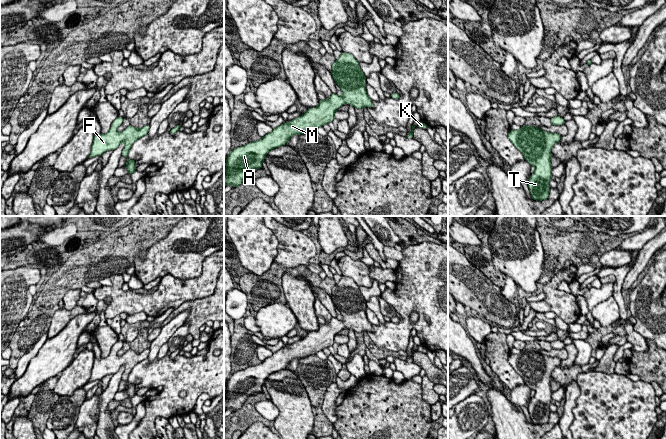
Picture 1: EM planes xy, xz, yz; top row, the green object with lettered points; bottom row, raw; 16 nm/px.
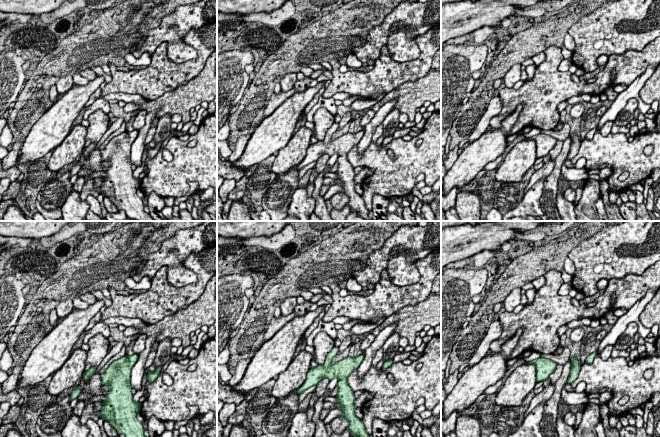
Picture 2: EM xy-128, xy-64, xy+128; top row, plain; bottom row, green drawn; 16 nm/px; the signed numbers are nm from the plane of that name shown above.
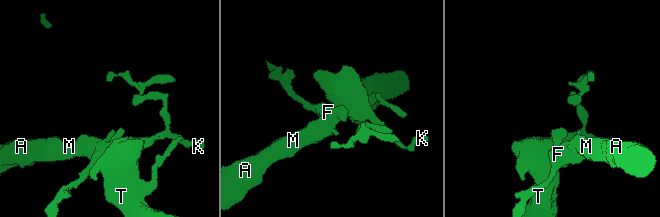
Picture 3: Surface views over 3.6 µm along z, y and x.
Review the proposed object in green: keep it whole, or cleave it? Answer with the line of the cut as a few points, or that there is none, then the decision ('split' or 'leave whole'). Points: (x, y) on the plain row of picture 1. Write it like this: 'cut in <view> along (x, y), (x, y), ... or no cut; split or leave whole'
no cut; leave whole

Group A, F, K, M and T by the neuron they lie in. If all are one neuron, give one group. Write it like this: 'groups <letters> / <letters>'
groups A F K M T

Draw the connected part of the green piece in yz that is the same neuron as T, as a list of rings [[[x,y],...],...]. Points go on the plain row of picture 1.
[[[524,349],[519,354],[510,353],[508,362],[524,383],[535,391],[528,405],[531,422],[536,425],[546,424],[551,413],[549,406],[553,393],[550,386],[550,382],[553,381],[551,373],[560,365],[561,359]]]

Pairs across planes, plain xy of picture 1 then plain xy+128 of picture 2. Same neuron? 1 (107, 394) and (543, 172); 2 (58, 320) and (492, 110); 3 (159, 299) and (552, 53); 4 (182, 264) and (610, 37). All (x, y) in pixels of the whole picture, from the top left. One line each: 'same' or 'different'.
1: different
2: different
3: same
4: same

